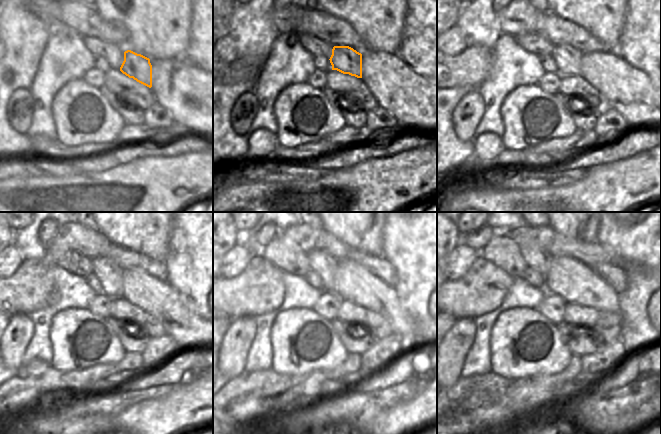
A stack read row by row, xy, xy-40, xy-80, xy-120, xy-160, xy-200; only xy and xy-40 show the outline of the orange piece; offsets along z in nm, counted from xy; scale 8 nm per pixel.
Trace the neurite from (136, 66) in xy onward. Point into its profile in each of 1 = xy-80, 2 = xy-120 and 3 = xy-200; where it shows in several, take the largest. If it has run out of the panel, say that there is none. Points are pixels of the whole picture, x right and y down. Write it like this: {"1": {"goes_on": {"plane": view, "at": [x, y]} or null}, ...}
{"1": {"goes_on": {"plane": "xy-80", "at": [567, 59]}}, "2": {"goes_on": {"plane": "xy-120", "at": [110, 276]}}, "3": {"goes_on": {"plane": "xy-200", "at": [536, 258]}}}

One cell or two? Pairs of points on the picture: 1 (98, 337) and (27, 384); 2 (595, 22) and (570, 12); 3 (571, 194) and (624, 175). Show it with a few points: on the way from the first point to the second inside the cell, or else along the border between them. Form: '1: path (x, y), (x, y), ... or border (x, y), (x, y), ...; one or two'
1: border (50, 367), (61, 371), (75, 371); two
2: path (589, 16), (585, 12), (576, 12); one
3: path (584, 194), (611, 179); one

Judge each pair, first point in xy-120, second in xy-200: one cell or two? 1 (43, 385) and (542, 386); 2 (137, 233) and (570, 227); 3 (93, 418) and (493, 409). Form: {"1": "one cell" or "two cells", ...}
{"1": "one cell", "2": "one cell", "3": "two cells"}

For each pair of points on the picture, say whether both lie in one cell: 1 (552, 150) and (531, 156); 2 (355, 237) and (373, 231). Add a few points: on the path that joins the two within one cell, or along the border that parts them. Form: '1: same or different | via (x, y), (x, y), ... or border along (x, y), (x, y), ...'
1: same | via (547, 151), (536, 154)
2: same | via (359, 233), (361, 231), (369, 231)

